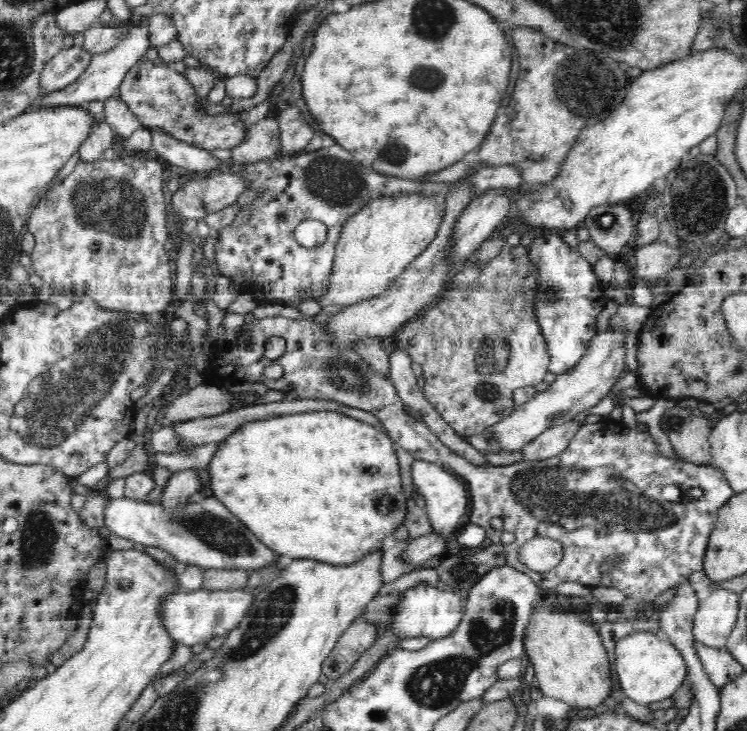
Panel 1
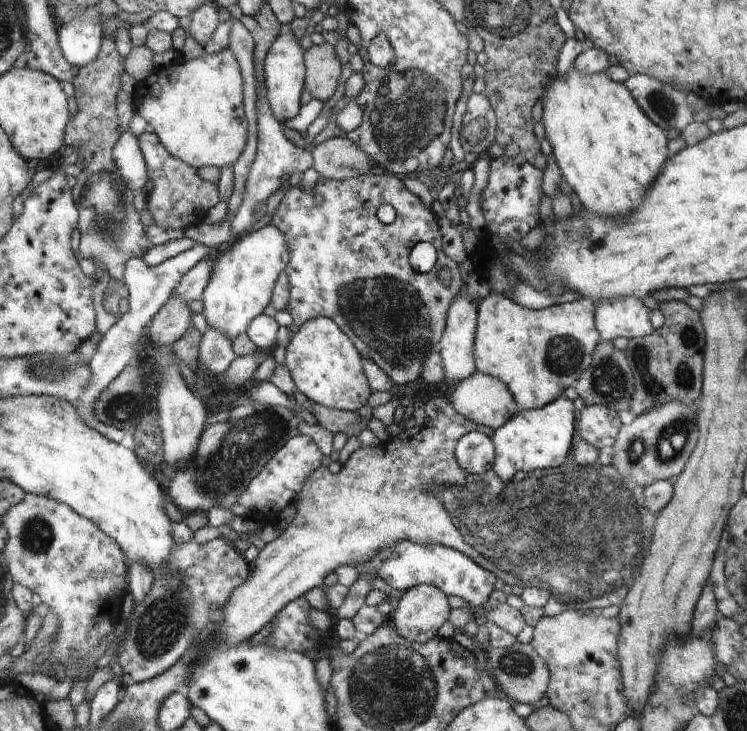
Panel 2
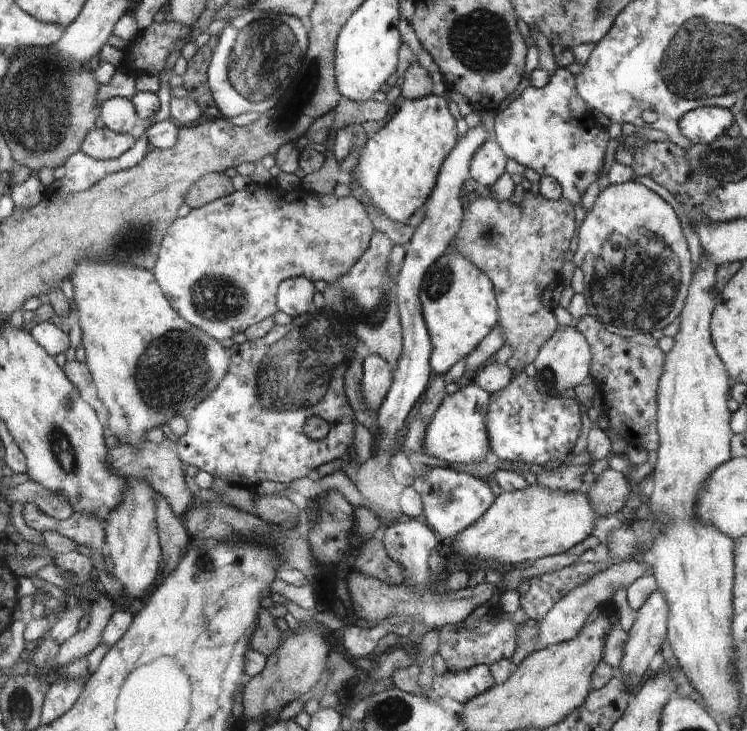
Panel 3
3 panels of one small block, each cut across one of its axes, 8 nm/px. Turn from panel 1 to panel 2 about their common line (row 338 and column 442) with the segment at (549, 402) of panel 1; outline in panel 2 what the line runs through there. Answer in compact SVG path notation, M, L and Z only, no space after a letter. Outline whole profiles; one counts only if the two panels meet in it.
M418 585L408 589L399 600L398 606L393 610L393 621L398 630L398 634L415 643L425 643L438 634L440 626L448 620L448 598L444 593L432 585Z

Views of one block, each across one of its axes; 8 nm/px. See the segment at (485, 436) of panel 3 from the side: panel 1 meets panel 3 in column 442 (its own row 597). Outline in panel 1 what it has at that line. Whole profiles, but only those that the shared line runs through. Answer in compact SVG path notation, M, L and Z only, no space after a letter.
M421 583L401 592L400 602L396 604L396 616L392 618L388 628L392 628L392 633L398 641L406 638L426 636L431 641L448 638L454 634L454 630L461 624L464 608L460 599L460 591L440 590L436 586Z

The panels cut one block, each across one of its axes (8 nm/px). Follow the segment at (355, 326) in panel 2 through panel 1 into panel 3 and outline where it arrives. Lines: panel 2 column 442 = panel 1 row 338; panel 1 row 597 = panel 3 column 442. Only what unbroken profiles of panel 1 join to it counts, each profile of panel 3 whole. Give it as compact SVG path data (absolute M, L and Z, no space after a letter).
M482 617L477 622L471 621L470 624L456 623L453 625L445 625L440 632L440 646L438 646L437 652L444 658L446 662L447 670L466 670L466 668L472 668L472 666L484 665L490 666L494 662L498 662L500 659L511 660L514 654L514 650L517 650L518 643L516 642L516 628L514 624L510 622L510 618L502 618L498 622L490 622L486 618Z

